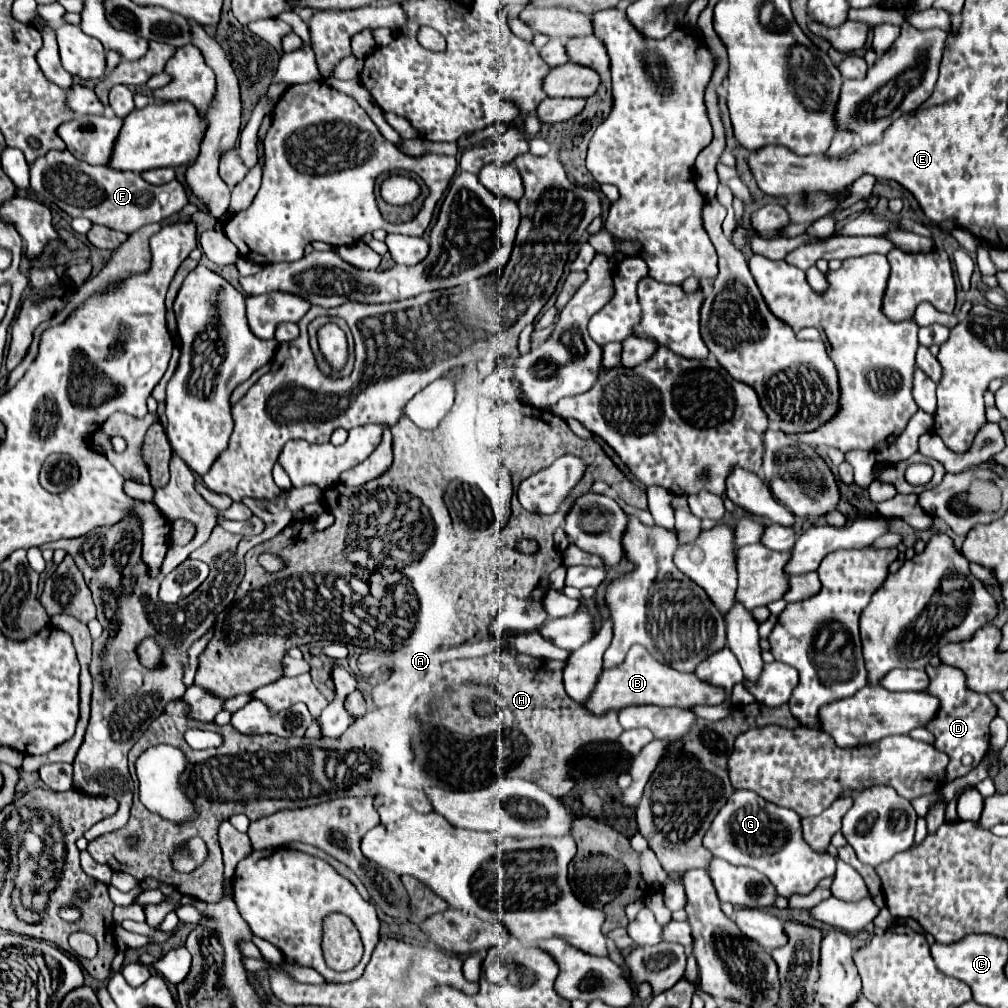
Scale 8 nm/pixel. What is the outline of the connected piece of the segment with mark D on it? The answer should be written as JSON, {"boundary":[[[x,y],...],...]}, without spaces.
{"boundary":[[[939,664],[927,666],[925,672],[929,676],[929,686],[923,692],[939,698],[939,710],[935,718],[927,722],[925,730],[933,732],[933,746],[939,752],[947,752],[949,756],[949,764],[945,768],[945,782],[949,784],[957,778],[967,776],[975,766],[981,764],[983,756],[989,750],[989,722],[997,716],[997,706],[987,696],[979,696],[977,692],[967,690],[965,676],[963,672],[959,672],[959,668]]]}

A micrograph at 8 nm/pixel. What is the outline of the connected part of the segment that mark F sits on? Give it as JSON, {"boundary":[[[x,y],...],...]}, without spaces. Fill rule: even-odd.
{"boundary":[[[67,150],[47,152],[47,156],[41,156],[39,160],[35,160],[35,164],[31,164],[31,190],[39,194],[43,200],[57,204],[63,212],[71,216],[83,216],[93,224],[101,224],[125,234],[133,234],[145,224],[161,222],[171,214],[179,212],[187,204],[187,192],[177,180],[155,188],[135,172],[115,172],[113,168],[107,166],[83,164],[75,160],[75,156],[71,156]],[[161,190],[169,192],[167,206],[161,206],[159,200],[155,198],[155,194]],[[83,198],[91,202],[83,204],[81,202]]]}

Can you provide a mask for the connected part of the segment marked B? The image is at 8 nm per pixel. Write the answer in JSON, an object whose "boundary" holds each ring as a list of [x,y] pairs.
{"boundary":[[[635,644],[619,666],[603,668],[603,672],[599,674],[595,682],[595,688],[583,702],[583,708],[595,716],[603,716],[609,710],[621,710],[633,704],[659,704],[659,706],[689,708],[691,704],[721,704],[721,702],[723,702],[723,692],[715,692],[715,688],[697,680],[695,674],[675,672],[673,668],[659,664],[643,646]]]}

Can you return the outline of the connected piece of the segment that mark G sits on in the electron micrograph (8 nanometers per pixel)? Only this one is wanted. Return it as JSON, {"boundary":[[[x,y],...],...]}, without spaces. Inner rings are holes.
{"boundary":[[[737,790],[719,810],[711,828],[703,838],[703,846],[717,858],[733,866],[749,866],[769,878],[775,890],[789,898],[793,892],[807,894],[815,890],[817,882],[835,874],[835,858],[811,850],[801,836],[801,818],[777,804],[763,800],[751,790]]]}

